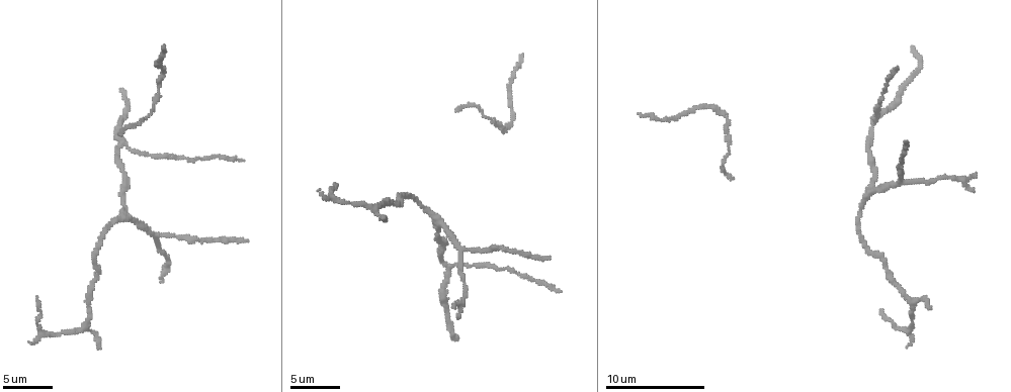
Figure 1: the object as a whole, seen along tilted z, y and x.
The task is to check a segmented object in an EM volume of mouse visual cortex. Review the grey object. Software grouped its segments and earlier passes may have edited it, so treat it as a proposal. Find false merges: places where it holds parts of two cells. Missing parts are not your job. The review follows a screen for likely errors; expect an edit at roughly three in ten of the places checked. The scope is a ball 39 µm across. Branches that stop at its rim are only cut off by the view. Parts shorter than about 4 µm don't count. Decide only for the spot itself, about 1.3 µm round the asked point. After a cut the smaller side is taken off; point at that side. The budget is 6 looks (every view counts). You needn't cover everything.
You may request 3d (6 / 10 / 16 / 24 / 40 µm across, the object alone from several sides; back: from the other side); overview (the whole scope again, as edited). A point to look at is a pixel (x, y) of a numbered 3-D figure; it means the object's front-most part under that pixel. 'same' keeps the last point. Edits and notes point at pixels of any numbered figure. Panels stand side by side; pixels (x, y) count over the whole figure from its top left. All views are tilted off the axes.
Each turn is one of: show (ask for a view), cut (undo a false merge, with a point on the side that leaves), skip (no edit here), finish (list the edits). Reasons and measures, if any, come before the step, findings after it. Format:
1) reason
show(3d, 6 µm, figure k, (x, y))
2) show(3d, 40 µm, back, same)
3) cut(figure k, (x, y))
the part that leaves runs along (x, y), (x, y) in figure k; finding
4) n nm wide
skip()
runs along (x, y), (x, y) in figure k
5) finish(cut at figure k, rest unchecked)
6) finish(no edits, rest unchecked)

narrows sharply
show(3d, 10 µm, figure 1, (898, 289))

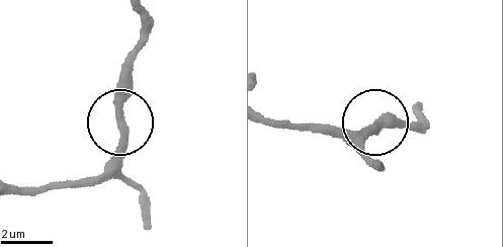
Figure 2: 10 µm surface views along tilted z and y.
skip()
runs along (142, 15), (118, 125), (119, 155), (107, 179) in figure 2; all the same cell

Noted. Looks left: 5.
a fork
show(3d, 10 µm, figure 1, (124, 144))

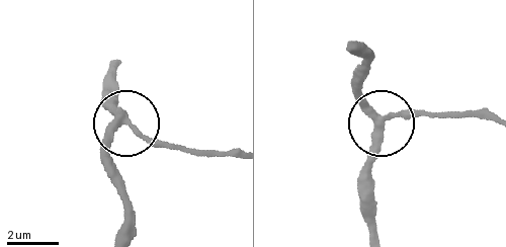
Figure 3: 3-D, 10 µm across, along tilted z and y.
side arm 11 µm
skip()
one cell here

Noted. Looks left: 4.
small branch off a trunk
show(3d, 10 µm, figure 1, (462, 249))

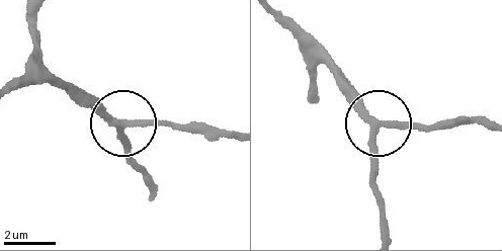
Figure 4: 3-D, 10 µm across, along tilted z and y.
show(3d, 10 µm, back, figure 4, (382, 124))

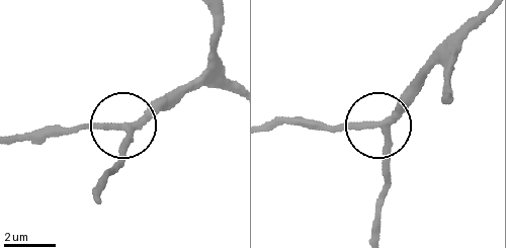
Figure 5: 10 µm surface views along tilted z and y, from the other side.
240 nm wide
skip()
runs along (230, 89), (200, 87), (130, 120), (114, 171) in figure 5; all the same cell

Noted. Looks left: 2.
finish(no edits, rest unchecked)

